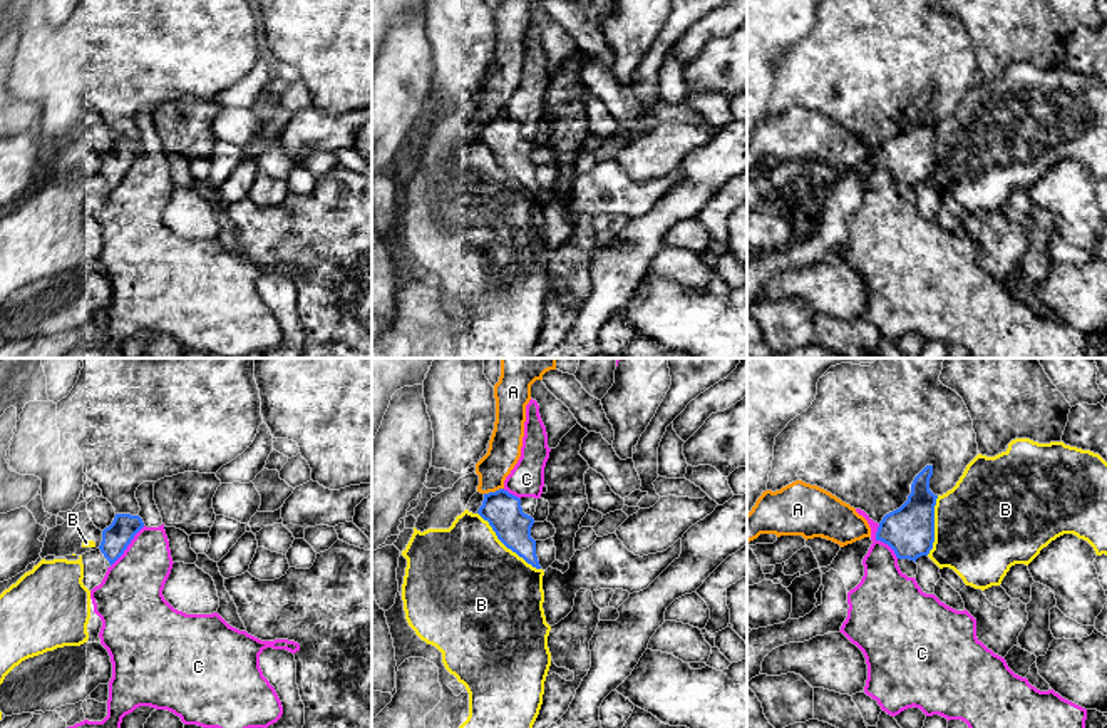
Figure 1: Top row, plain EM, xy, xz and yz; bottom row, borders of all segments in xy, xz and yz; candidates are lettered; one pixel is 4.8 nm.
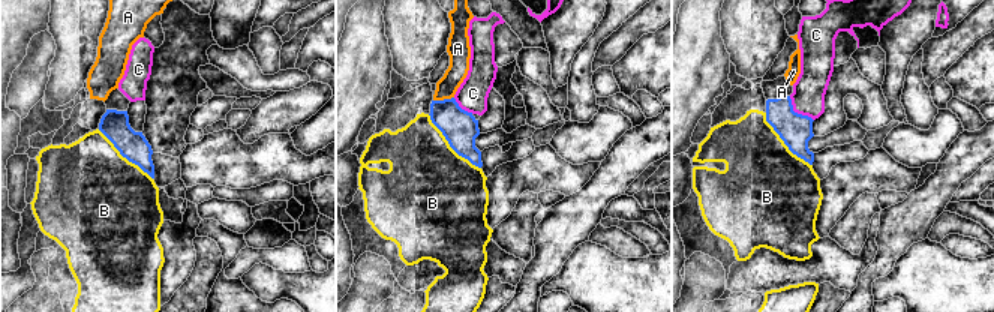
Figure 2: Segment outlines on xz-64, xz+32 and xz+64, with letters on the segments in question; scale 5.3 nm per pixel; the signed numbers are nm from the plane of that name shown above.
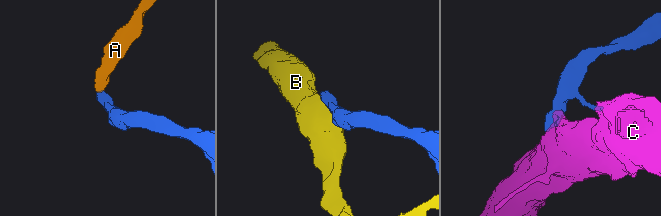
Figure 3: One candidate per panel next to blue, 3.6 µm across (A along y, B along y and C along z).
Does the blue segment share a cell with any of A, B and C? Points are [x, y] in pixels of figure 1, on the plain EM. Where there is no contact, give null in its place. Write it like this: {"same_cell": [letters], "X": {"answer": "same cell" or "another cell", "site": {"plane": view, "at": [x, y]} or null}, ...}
{"same_cell": [], "A": {"answer": "another cell", "site": {"plane": "xz", "at": [493, 117]}}, "B": {"answer": "another cell", "site": {"plane": "xz", "at": [506, 171]}}, "C": {"answer": "another cell", "site": {"plane": "yz", "at": [881, 166]}}}

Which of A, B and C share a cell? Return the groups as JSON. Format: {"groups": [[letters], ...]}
{"groups": [["A"], ["B"], ["C"]]}

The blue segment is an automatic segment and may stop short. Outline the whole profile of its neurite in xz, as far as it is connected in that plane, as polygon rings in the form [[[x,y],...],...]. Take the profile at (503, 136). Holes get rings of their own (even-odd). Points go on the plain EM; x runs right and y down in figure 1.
[[[504,114],[484,119],[477,139],[489,147],[497,164],[528,189],[541,194],[536,166],[531,162],[534,144],[523,137],[521,124]]]

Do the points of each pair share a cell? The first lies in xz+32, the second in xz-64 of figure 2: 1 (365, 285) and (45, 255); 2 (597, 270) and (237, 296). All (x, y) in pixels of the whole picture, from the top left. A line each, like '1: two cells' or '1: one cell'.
1: one cell
2: two cells

